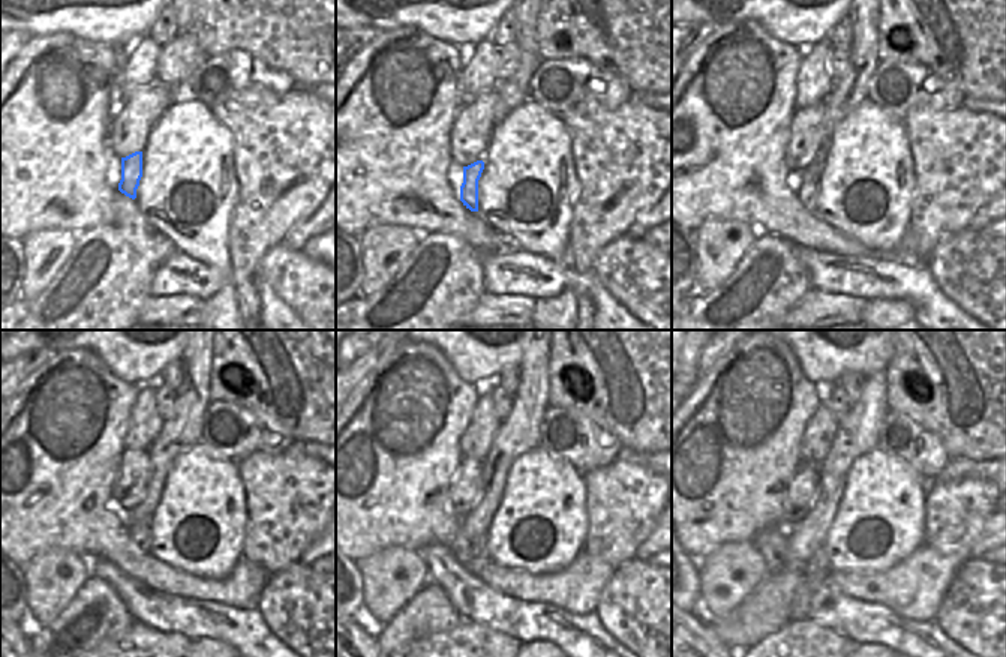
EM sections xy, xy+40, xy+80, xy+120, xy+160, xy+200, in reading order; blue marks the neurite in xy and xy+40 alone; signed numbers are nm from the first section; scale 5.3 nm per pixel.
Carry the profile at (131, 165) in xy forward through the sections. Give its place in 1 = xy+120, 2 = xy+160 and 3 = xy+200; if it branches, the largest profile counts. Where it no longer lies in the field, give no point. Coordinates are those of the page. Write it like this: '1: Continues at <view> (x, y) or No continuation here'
1: Continues at xy+120 (141, 534)
2: Continues at xy+160 (479, 545)
3: Continues at xy+200 (817, 567)

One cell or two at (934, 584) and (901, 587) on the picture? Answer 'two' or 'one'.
one

